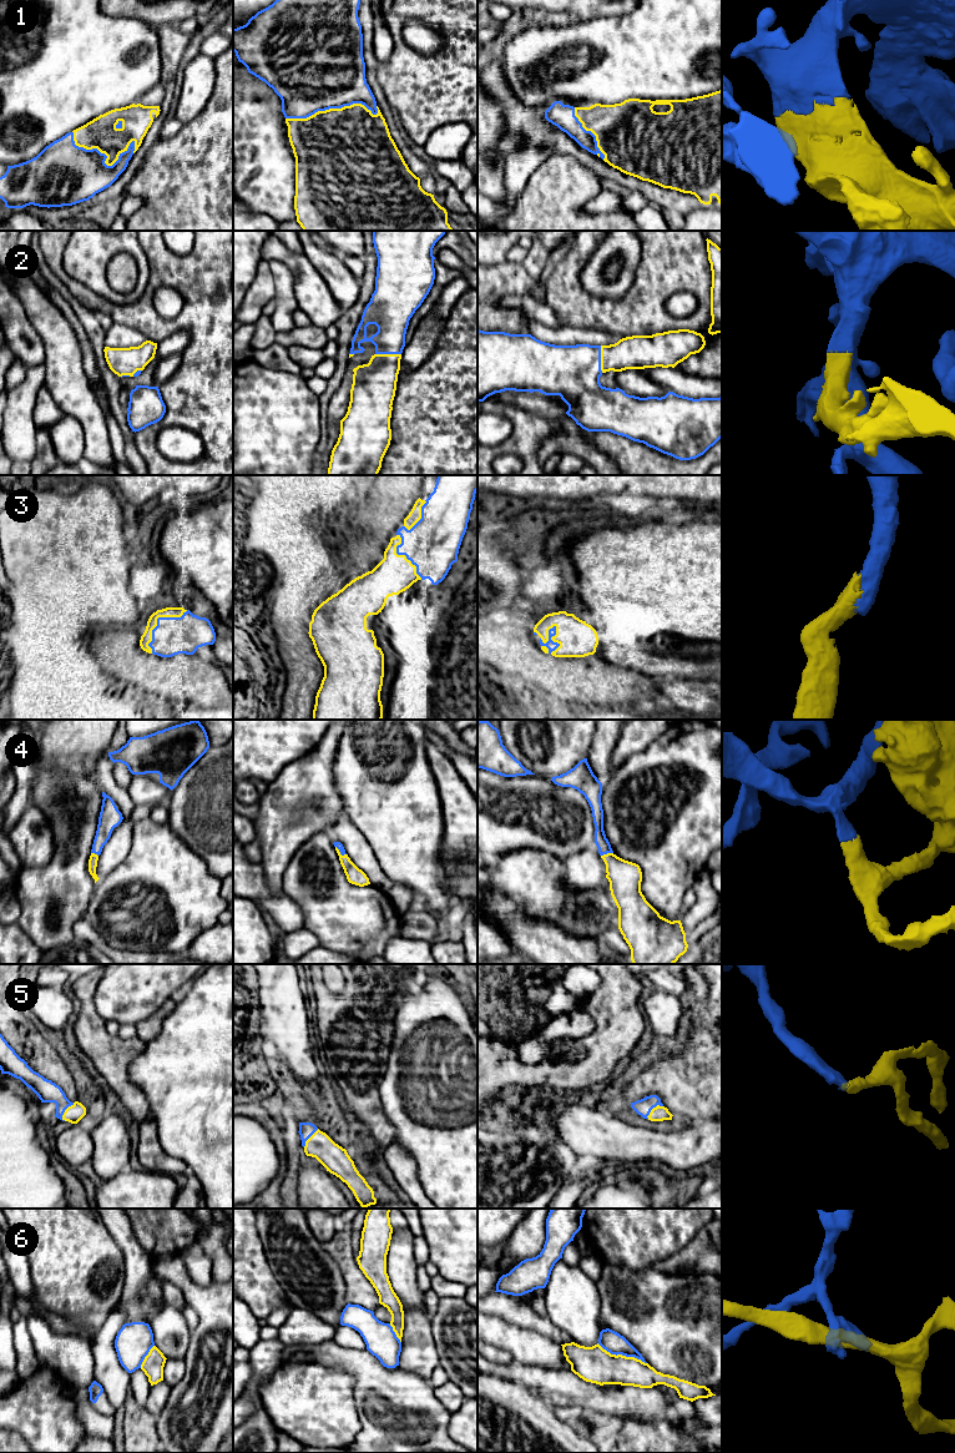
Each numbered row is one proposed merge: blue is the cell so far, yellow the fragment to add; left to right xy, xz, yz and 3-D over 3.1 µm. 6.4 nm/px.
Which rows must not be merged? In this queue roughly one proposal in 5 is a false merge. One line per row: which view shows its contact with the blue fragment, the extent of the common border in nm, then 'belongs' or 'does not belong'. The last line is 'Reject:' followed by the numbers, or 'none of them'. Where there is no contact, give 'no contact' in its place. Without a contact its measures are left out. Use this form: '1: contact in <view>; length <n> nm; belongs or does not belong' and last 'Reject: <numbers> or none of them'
1: contact in xy; length 420 nm; belongs
2: contact in yz; length 180 nm; belongs
3: contact in yz; length 190 nm; belongs
4: contact in yz; length 80 nm; belongs
5: contact in xy; length 140 nm; belongs
6: contact in yz; length 340 nm; does not belong
Reject: 6

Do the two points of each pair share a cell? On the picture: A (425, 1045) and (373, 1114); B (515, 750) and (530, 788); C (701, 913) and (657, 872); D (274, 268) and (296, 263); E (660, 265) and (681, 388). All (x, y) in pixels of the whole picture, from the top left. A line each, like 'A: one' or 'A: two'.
A: two
B: two
C: two
D: two
E: two

